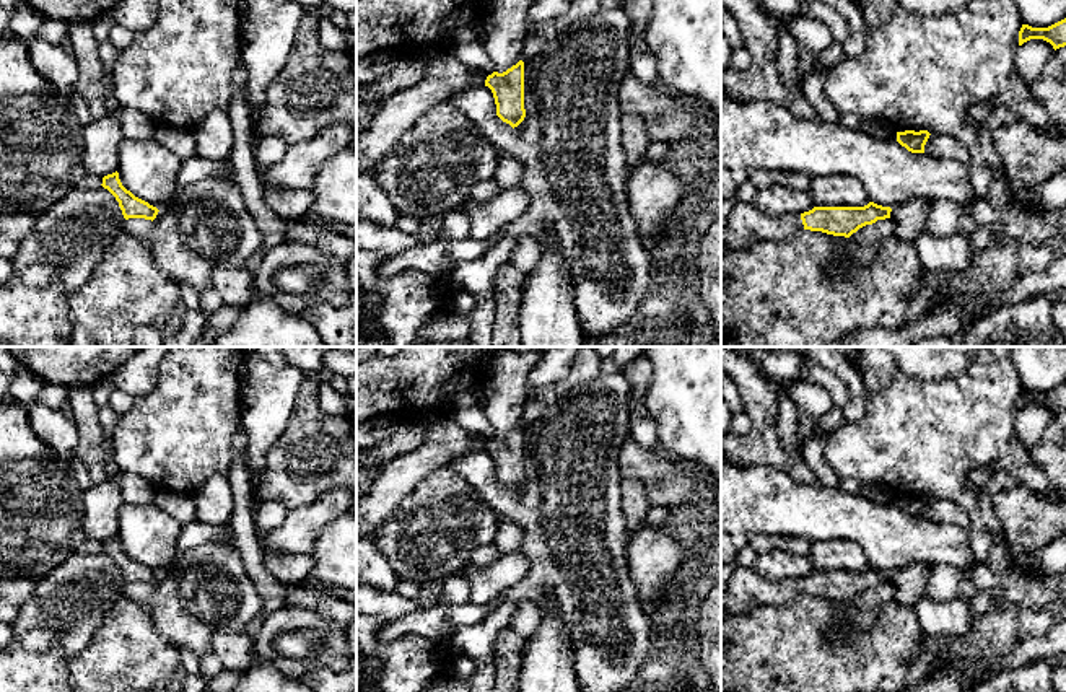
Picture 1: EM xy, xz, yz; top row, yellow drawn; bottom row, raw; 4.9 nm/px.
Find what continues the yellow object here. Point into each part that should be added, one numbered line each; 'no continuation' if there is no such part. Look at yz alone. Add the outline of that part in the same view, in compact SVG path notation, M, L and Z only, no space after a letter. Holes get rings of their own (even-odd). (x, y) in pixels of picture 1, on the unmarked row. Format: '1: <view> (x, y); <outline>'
1: yz (744, 590); M736 567L721 591L721 612L734 615L760 604L786 604L799 594L804 594L801 578L768 581L752 568Z

